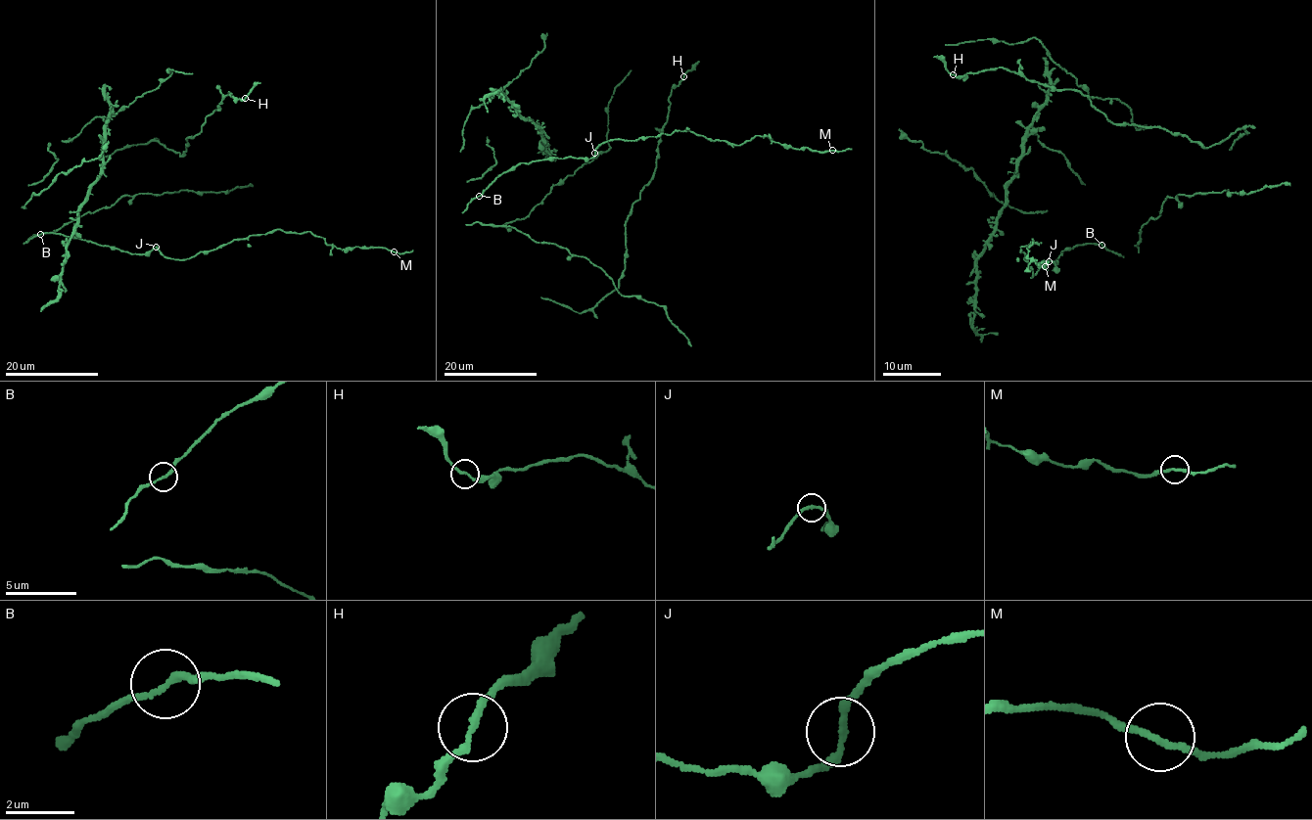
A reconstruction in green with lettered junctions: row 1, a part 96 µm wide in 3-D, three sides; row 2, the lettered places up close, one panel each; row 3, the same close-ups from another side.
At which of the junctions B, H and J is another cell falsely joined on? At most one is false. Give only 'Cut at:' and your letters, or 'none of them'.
Cut at: none of them

